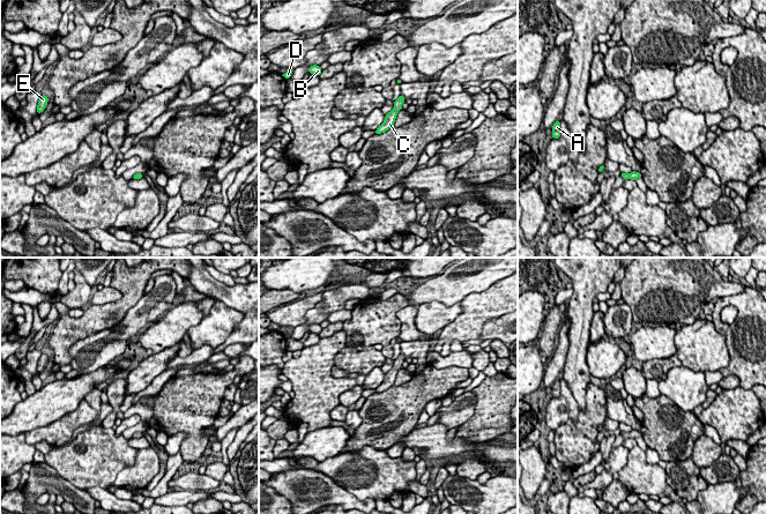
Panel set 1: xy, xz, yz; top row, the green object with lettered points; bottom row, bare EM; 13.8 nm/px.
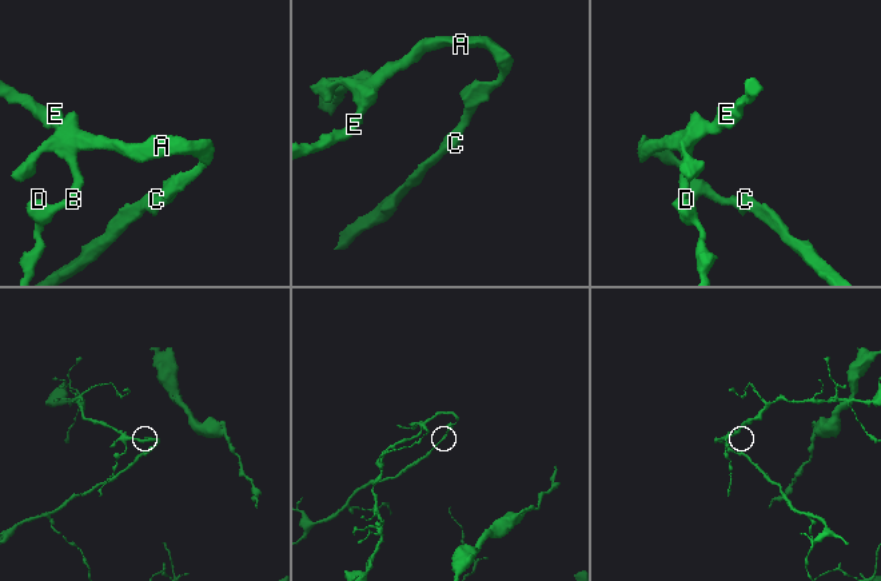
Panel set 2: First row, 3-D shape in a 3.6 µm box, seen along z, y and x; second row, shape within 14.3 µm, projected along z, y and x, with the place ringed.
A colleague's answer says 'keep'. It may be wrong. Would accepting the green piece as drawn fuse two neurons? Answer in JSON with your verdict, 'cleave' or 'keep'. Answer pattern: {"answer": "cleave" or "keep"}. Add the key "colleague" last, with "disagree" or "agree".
{"answer": "keep", "colleague": "agree"}

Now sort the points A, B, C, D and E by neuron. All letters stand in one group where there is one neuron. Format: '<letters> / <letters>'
A B C D E

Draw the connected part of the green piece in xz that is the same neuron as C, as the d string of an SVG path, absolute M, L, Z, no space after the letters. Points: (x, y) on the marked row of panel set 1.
M400 95L400 97L394 102L394 105L393 105L394 109L386 114L384 122L375 129L374 134L385 133L386 131L388 131L394 126L396 116L399 111L402 110L402 105L404 102L406 102L404 97Z

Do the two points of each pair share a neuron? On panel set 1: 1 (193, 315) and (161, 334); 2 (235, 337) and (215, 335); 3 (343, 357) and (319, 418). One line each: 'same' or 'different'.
1: same
2: different
3: different

